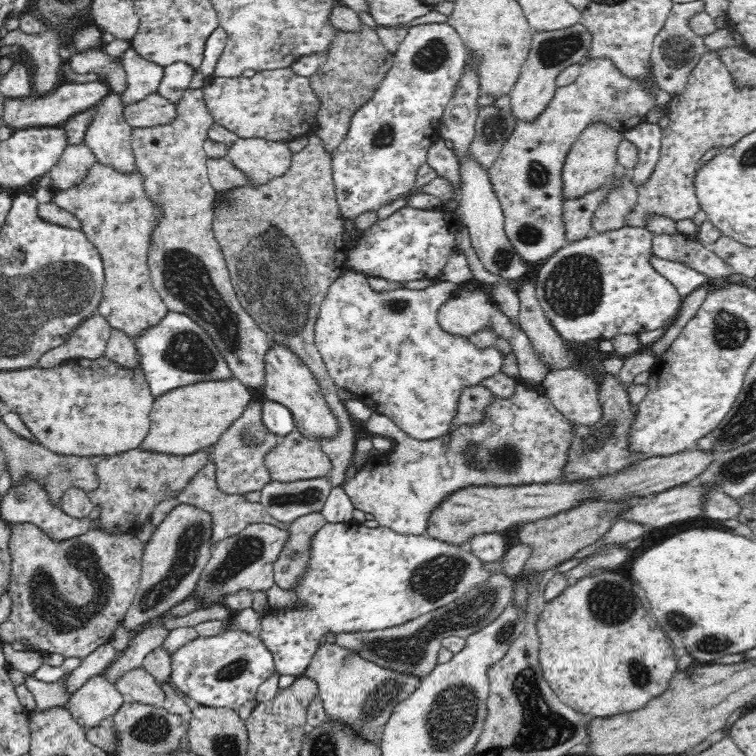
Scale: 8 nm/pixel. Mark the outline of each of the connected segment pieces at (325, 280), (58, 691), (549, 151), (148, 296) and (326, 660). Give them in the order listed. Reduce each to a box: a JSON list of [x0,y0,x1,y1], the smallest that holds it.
[[211,133,357,488],[24,673,68,713],[487,58,654,262],[52,164,171,338],[304,643,423,740]]

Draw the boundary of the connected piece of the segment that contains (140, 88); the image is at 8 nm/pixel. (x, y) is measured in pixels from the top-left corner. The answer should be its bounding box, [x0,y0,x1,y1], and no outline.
[119,48,164,104]

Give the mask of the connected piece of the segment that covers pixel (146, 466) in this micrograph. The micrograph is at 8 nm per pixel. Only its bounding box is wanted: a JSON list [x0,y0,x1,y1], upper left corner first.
[87,446,213,536]

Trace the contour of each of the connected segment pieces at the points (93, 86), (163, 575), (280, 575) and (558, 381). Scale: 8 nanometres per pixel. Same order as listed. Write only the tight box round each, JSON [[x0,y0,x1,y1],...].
[[2,77,113,129],[121,504,212,633],[274,512,326,590],[542,364,604,427]]

